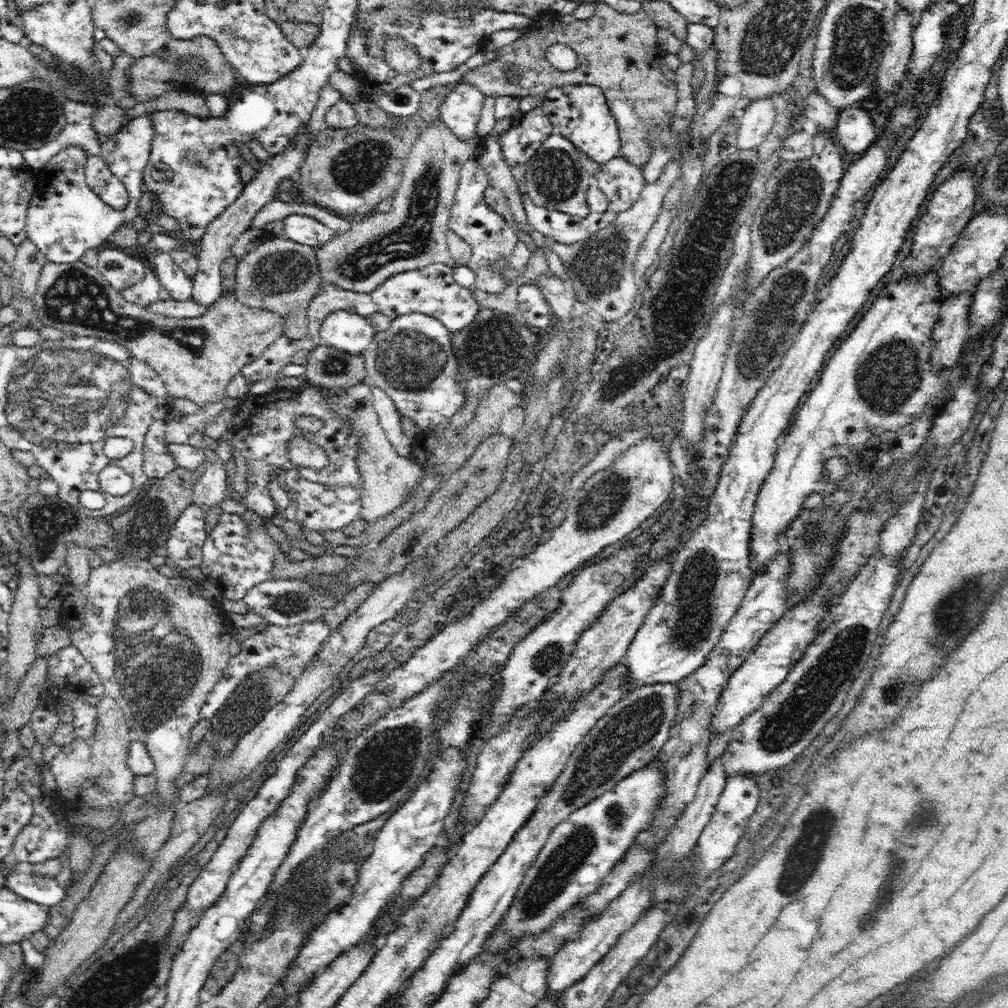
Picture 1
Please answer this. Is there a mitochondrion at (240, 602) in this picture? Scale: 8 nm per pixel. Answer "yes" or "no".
no

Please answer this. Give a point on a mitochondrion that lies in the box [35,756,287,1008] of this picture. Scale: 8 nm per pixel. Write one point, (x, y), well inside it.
(138, 970)

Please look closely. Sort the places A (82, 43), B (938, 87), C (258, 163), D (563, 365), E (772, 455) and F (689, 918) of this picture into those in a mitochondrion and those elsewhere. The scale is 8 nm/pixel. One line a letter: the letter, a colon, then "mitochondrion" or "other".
A: other
B: other
C: other
D: mitochondrion
E: other
F: other

